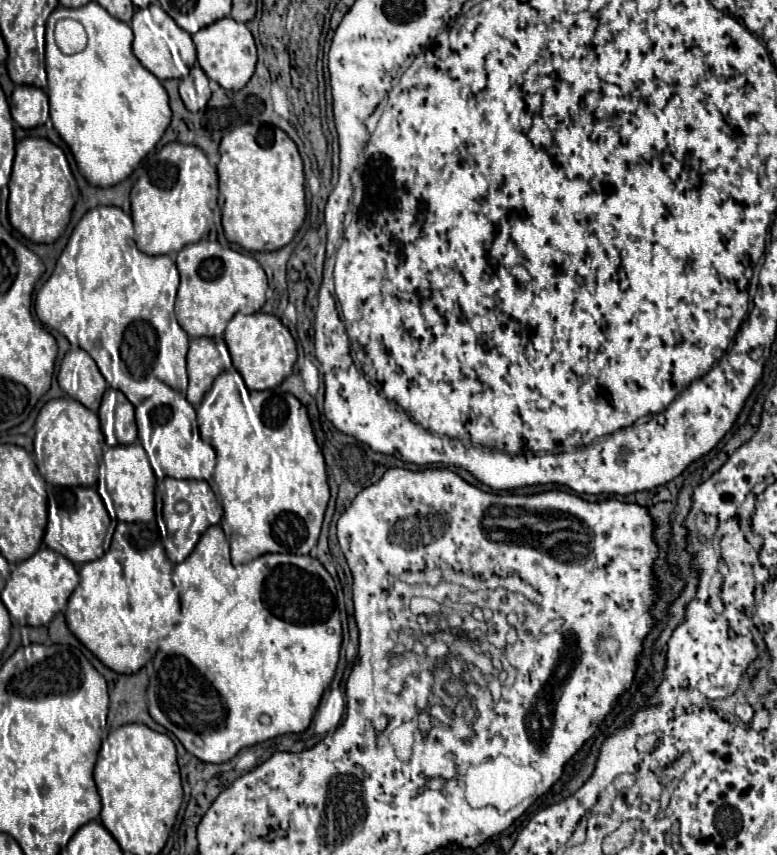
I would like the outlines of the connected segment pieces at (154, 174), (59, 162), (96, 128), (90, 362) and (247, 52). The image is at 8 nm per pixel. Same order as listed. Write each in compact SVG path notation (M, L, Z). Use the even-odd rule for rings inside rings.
M168 143L156 153L152 169L134 183L130 201L138 249L146 255L178 253L184 245L208 235L220 213L216 167L196 145Z
M42 137L22 139L16 147L8 189L8 217L18 233L34 243L54 243L64 233L78 189L67 157L60 147Z
M96 1L78 7L58 7L46 21L46 73L48 73L48 97L50 97L50 119L54 129L70 147L78 171L86 177L88 183L96 187L110 187L124 181L134 167L154 149L154 145L164 135L170 123L170 105L168 95L162 83L140 65L140 61L132 55L132 29L128 23L114 19L104 7ZM60 19L76 19L84 25L88 33L88 45L78 55L64 55L54 41L54 25Z
M68 351L58 369L58 383L72 399L80 401L90 411L98 411L106 391L106 379L98 371L94 359L82 351Z
M224 17L220 21L204 27L204 31L198 31L192 39L194 39L196 51L198 51L198 63L212 81L216 81L224 89L232 89L232 91L238 91L240 87L244 87L248 83L248 79L254 73L254 65L256 65L256 43L254 43L250 29L244 23Z

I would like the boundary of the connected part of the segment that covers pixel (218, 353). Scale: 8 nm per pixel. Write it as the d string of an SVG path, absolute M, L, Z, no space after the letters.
M198 337L190 341L188 349L188 395L186 399L196 407L214 379L233 368L230 353L223 339L217 341Z

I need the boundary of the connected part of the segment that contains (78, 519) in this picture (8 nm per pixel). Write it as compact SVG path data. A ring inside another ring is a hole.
M48 485L48 527L44 535L46 547L64 555L72 563L88 563L98 559L104 549L104 535L110 525L108 511L102 503L102 497L92 487L56 487Z

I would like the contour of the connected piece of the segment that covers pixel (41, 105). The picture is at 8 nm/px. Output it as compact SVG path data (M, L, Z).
M20 85L12 93L10 111L14 121L24 129L44 125L48 121L48 97L38 87Z

